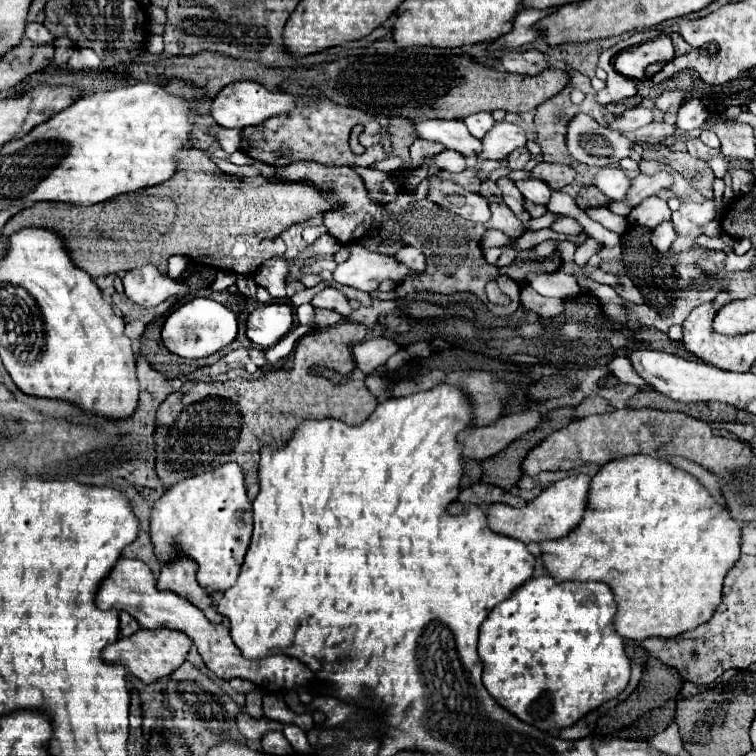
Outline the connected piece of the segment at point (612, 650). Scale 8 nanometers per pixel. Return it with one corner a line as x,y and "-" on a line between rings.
550,574
526,580
520,588
516,588
512,592
510,598
506,598
504,602
494,606
494,610
490,612
490,616
486,618
486,622
480,628
478,656
480,656
482,664
484,664
482,680
484,680
486,690
490,692
490,696
494,696
494,700
502,708
506,708
508,712
512,712
520,720
524,720
524,722
540,728
540,730
560,730
560,728
572,726
576,720
580,720
590,710
598,708
602,702
616,698
626,688
626,684
630,680
630,660
628,660
628,656
624,652
622,636
614,630
614,624
612,624
614,614
616,614
616,600
614,600
614,594
612,594
610,586
604,584
604,582
562,582
562,584
558,584
558,582
554,582
554,578

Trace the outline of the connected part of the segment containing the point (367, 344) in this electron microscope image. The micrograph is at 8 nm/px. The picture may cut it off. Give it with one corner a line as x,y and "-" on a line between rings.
386,338
364,340
354,346
354,360
356,360
356,366
364,374
374,374
398,350
400,350
400,346
392,340
386,340

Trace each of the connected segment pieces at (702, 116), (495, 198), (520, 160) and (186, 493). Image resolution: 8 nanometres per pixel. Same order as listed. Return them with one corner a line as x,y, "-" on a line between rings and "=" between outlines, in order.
690,98
680,106
676,126
682,130
694,130
700,128
706,118
708,118
708,110
704,108
704,104
696,98
=
486,180
480,185
480,192
482,196
486,197
490,202
500,202
502,196
500,196
500,190
496,188
496,184
492,180
=
524,146
524,148
518,148
518,150
514,150
510,156
508,156
508,168
510,170
520,170
520,168
524,168
524,164
530,160
532,156
530,156
530,152
528,152
528,148
=
228,462
212,472
204,472
174,484
154,504
150,518
150,536
158,560
168,560
178,550
198,562
198,580
210,592
228,590
244,562
252,536
252,504
246,494
244,472
238,464

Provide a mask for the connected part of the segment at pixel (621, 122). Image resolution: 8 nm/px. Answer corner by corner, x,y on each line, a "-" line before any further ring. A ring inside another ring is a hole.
636,106
634,110
626,110
620,118
612,120
610,126
620,130
620,132
630,132
630,130
636,130
640,126
646,126
654,120
656,116
656,108
642,108
642,106

